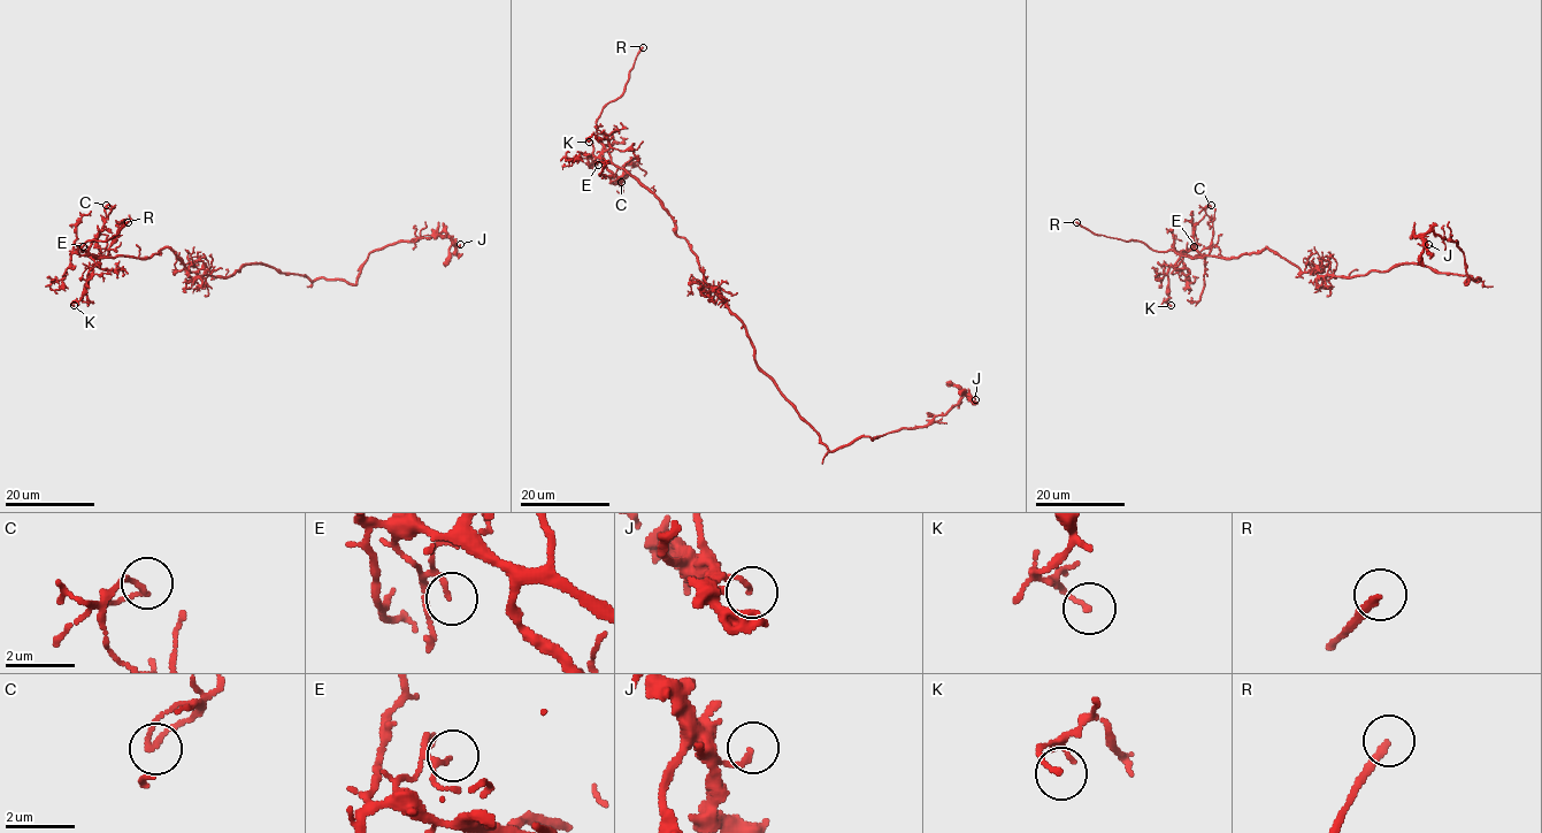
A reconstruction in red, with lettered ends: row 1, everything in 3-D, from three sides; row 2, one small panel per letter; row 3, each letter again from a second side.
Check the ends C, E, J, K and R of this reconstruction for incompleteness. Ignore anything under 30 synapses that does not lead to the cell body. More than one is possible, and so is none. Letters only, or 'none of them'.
R

